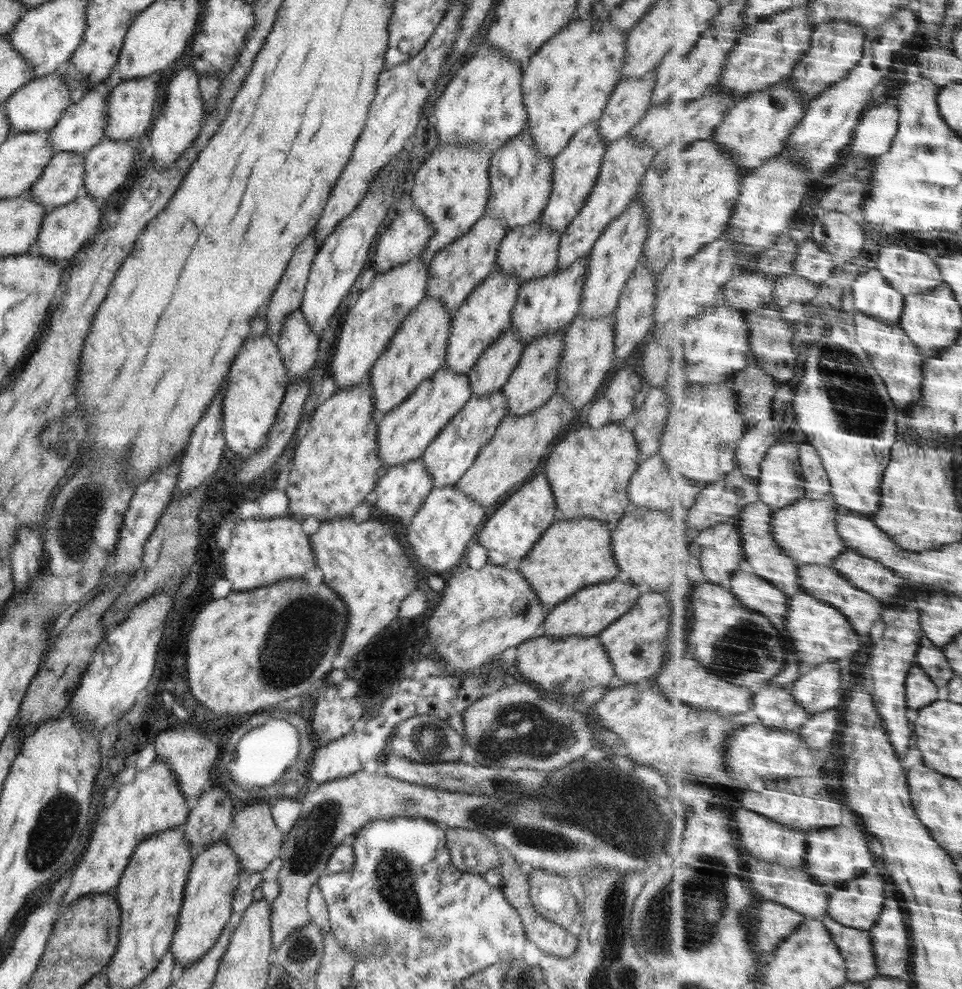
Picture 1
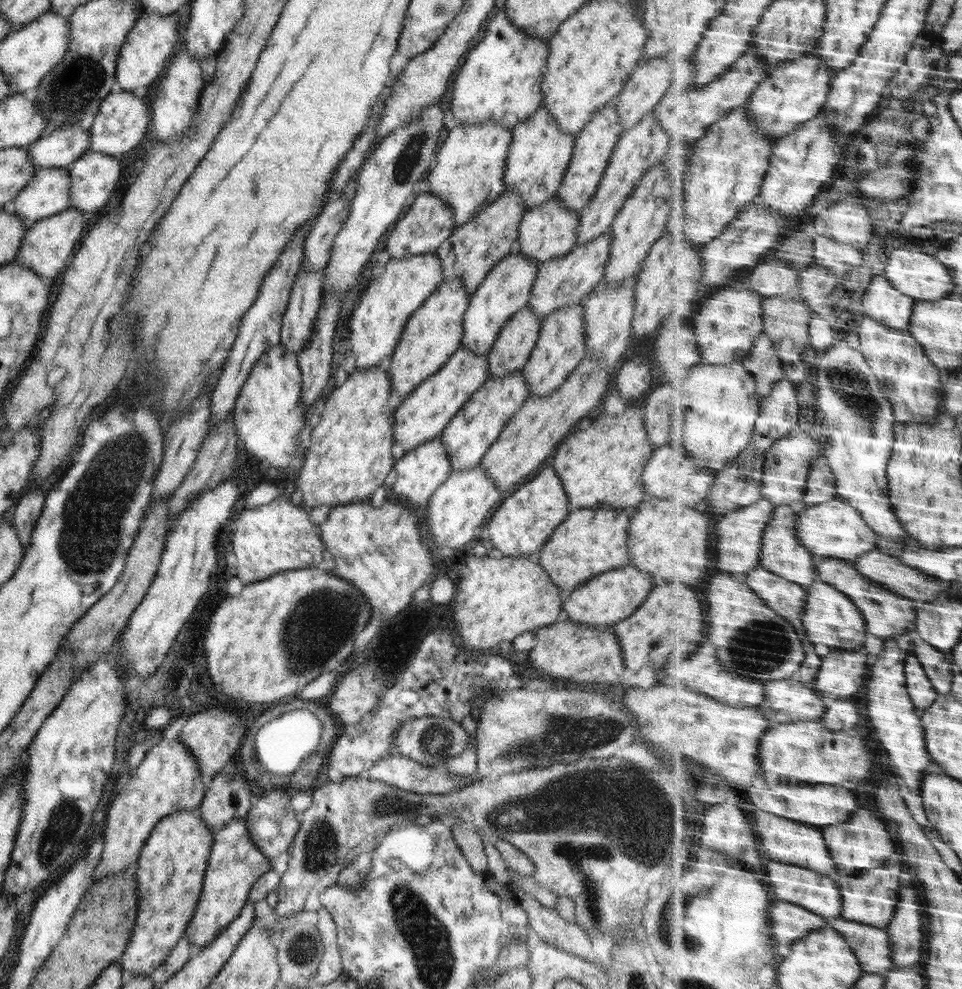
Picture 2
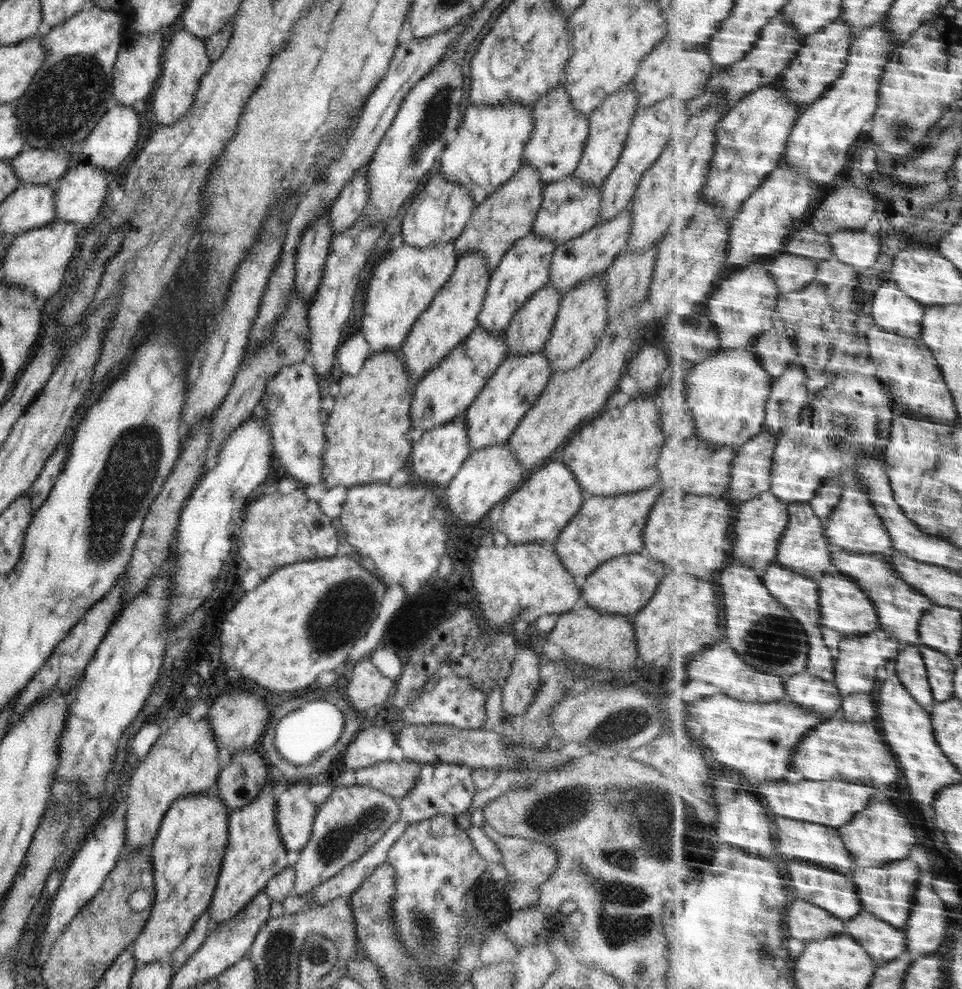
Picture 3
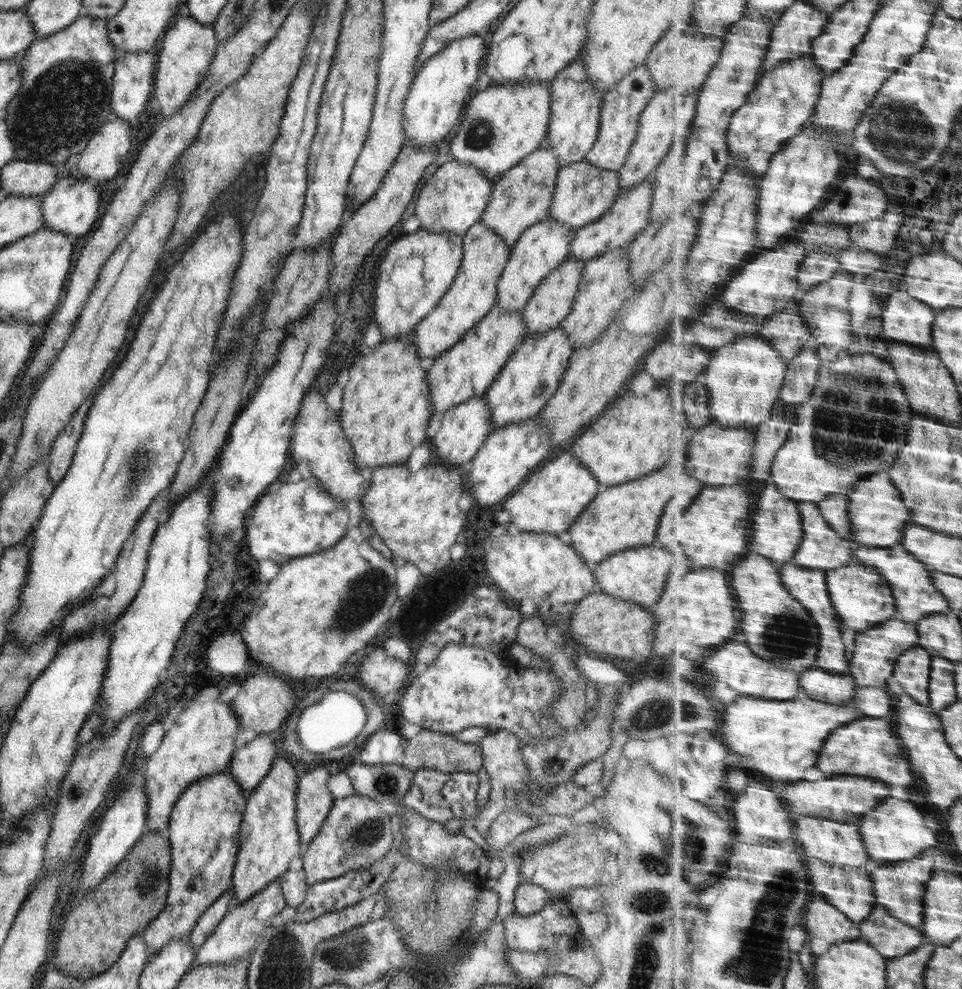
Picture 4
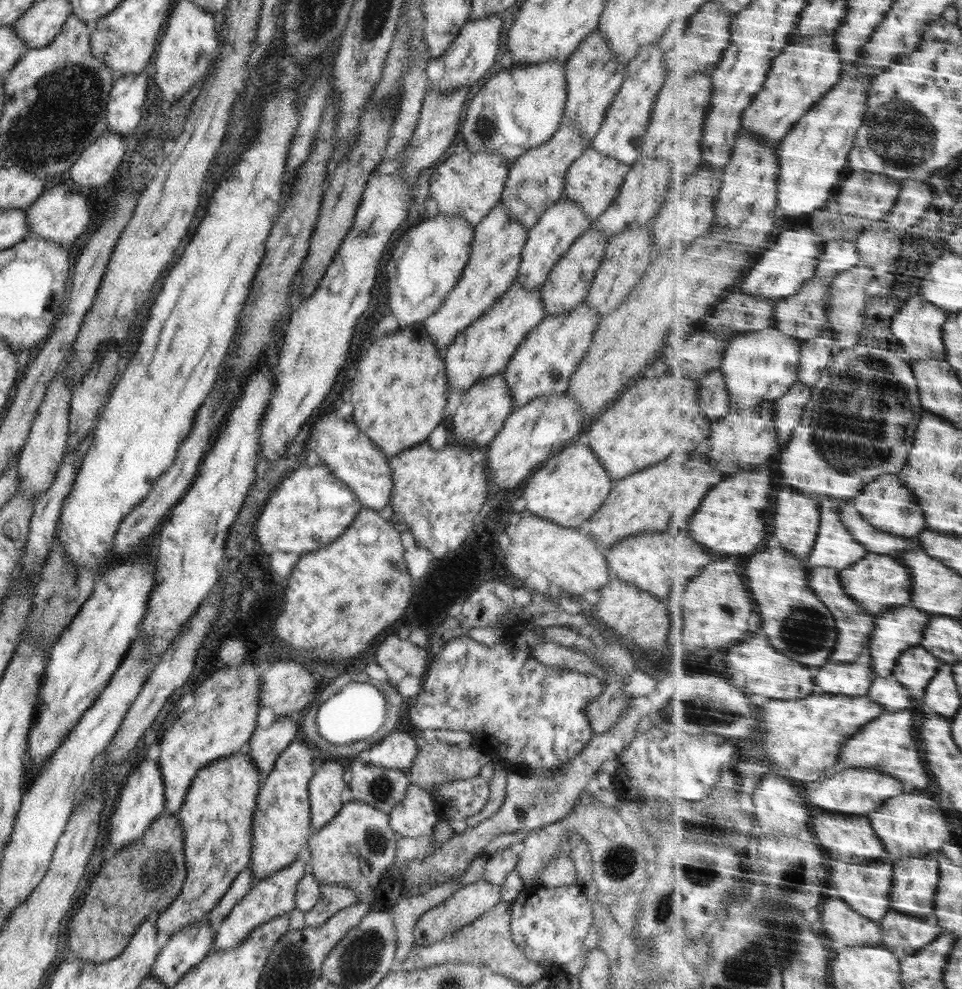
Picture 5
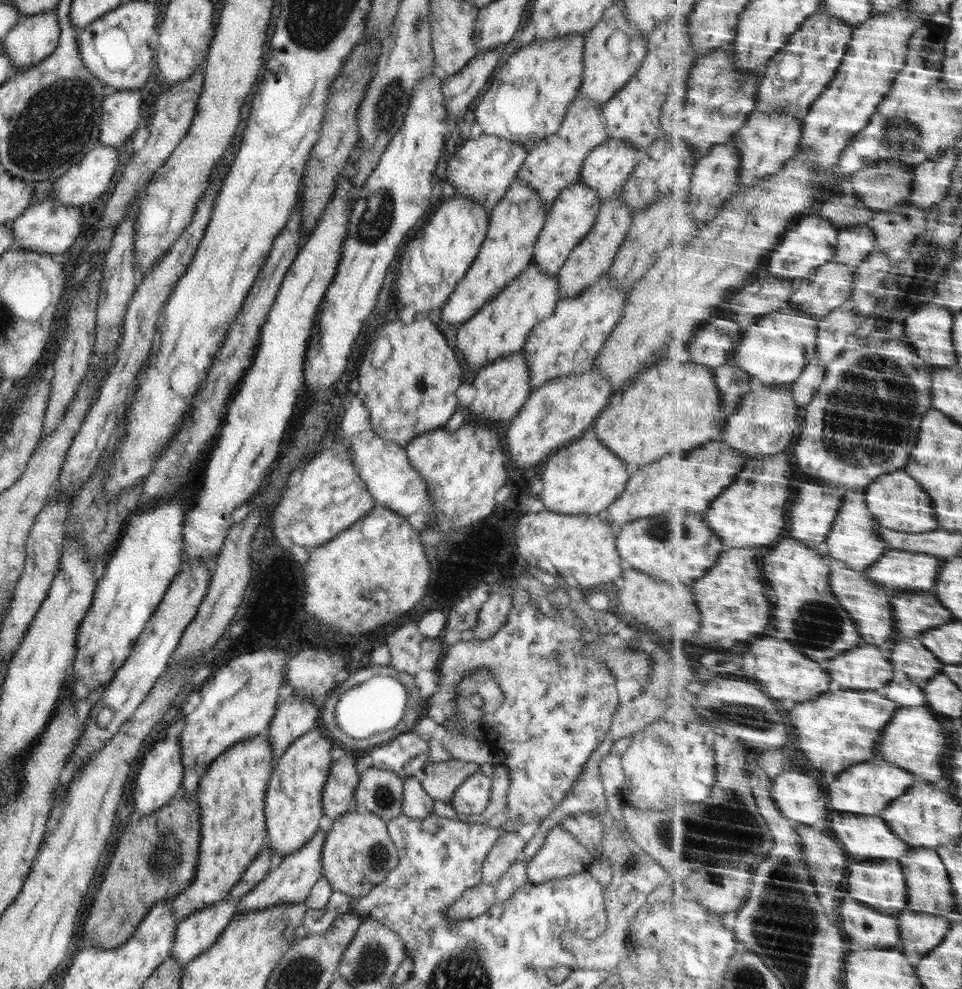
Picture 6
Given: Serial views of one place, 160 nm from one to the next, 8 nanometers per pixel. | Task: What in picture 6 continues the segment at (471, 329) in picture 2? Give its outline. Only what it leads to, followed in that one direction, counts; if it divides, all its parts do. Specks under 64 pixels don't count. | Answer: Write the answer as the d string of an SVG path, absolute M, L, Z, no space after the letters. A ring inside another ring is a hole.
M581 177L561 191L558 198L548 209L547 218L533 250L533 263L537 264L542 274L555 276L568 258L570 251L581 242L594 226L601 207L598 193L582 183Z

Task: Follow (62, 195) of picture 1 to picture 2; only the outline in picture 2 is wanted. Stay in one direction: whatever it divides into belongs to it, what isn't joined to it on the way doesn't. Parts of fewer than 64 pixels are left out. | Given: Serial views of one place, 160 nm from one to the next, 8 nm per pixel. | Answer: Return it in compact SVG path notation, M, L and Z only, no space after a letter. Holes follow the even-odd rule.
M58 167L35 169L33 177L13 202L14 212L28 223L61 213L71 206L69 171Z

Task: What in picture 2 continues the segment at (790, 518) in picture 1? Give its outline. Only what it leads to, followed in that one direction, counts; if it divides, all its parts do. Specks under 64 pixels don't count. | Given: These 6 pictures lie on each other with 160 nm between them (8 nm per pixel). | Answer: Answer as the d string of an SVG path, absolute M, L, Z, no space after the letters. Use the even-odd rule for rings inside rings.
M836 498L832 502L799 507L798 533L804 547L814 553L817 565L830 558L856 560L865 553L875 551L878 546L878 533L866 523L863 514L850 503Z

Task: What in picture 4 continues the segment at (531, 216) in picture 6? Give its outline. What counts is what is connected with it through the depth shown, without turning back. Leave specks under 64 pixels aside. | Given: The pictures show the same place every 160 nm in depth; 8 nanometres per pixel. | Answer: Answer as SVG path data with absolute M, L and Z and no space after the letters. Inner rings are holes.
M481 219L462 236L462 266L458 269L450 288L416 326L413 338L419 358L437 358L454 346L474 325L488 314L495 305L497 282L505 264L509 261L511 248Z

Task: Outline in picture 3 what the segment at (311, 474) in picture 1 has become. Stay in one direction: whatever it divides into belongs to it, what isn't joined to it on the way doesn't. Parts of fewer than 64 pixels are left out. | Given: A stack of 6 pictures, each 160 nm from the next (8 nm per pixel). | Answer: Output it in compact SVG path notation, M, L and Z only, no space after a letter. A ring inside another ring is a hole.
M388 350L370 355L358 376L340 377L340 390L324 427L326 446L323 450L323 484L327 489L335 486L351 488L359 484L388 482L392 475L406 465L412 444L406 439L411 428L410 409L415 382L407 375L405 363L400 362L394 351Z

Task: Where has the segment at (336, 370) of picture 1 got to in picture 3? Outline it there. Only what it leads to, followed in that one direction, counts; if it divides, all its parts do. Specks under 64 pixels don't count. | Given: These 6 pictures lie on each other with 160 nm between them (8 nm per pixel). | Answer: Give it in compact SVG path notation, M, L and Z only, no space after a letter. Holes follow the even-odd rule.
M452 241L441 242L428 248L416 248L404 243L376 264L374 275L368 282L361 323L361 334L366 342L369 342L370 355L395 351L401 346L418 316L426 310L434 295L453 273L457 260Z

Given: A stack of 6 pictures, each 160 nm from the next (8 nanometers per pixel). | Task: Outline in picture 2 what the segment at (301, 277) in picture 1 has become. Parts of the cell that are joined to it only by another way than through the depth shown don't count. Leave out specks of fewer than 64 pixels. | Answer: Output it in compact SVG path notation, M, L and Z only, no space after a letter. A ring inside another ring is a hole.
M333 198L324 204L303 244L301 270L322 272L331 259L334 238L350 214L351 200Z

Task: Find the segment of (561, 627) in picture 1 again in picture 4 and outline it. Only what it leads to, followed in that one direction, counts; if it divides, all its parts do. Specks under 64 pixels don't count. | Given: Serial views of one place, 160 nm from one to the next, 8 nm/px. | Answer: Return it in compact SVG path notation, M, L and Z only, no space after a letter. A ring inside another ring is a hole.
M657 544L619 551L600 562L593 571L596 583L595 592L600 591L614 599L633 602L640 607L653 610L665 590L668 576L677 573L685 575L686 572L692 572L694 571L693 564L690 557L686 557L684 553L676 555L664 551L664 548Z

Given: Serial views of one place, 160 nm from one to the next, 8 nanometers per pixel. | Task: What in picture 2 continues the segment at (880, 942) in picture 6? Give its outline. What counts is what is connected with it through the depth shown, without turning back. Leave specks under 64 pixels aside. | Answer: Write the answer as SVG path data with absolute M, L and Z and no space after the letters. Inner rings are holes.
M778 902L772 908L772 930L778 944L790 944L815 930L830 925L831 920L804 906L792 902Z

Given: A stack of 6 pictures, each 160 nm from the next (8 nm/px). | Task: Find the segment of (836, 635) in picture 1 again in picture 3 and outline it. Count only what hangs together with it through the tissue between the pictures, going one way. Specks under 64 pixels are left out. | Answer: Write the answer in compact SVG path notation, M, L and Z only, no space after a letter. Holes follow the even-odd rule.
M833 569L820 580L822 586L821 623L839 631L843 637L863 636L881 629L881 615L870 595L855 580Z

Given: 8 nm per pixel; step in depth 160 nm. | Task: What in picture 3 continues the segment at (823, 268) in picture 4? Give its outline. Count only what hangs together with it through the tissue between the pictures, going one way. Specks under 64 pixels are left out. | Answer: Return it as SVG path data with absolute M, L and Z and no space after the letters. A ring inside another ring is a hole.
M781 253L774 256L774 260L767 266L769 266L781 292L788 293L804 290L810 284L810 280L814 282L820 262L806 256Z

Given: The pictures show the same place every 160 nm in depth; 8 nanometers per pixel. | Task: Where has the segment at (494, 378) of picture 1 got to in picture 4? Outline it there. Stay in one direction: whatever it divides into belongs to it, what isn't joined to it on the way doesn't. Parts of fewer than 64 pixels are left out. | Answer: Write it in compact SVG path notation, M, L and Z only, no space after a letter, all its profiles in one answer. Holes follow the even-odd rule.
M568 254L566 260L561 262L546 278L543 278L542 282L535 288L534 294L523 308L526 338L560 327L559 324L567 317L567 314L570 314L585 262L586 260L577 260Z

